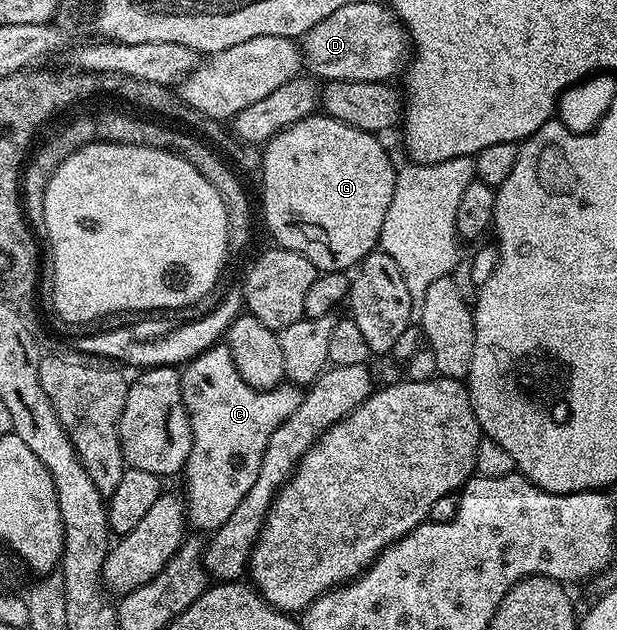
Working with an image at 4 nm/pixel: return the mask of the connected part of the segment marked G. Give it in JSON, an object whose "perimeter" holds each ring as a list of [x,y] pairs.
{"perimeter":[[[325,115],[306,117],[300,123],[280,131],[272,140],[267,141],[260,153],[260,174],[262,173],[262,213],[266,216],[266,225],[275,237],[277,244],[283,249],[291,249],[304,255],[314,264],[314,268],[323,273],[350,271],[363,261],[367,255],[379,248],[378,236],[384,227],[384,215],[388,215],[388,206],[392,204],[392,191],[396,187],[396,164],[390,158],[390,153],[381,145],[379,138],[363,129],[352,127],[343,121],[337,121]]]}

